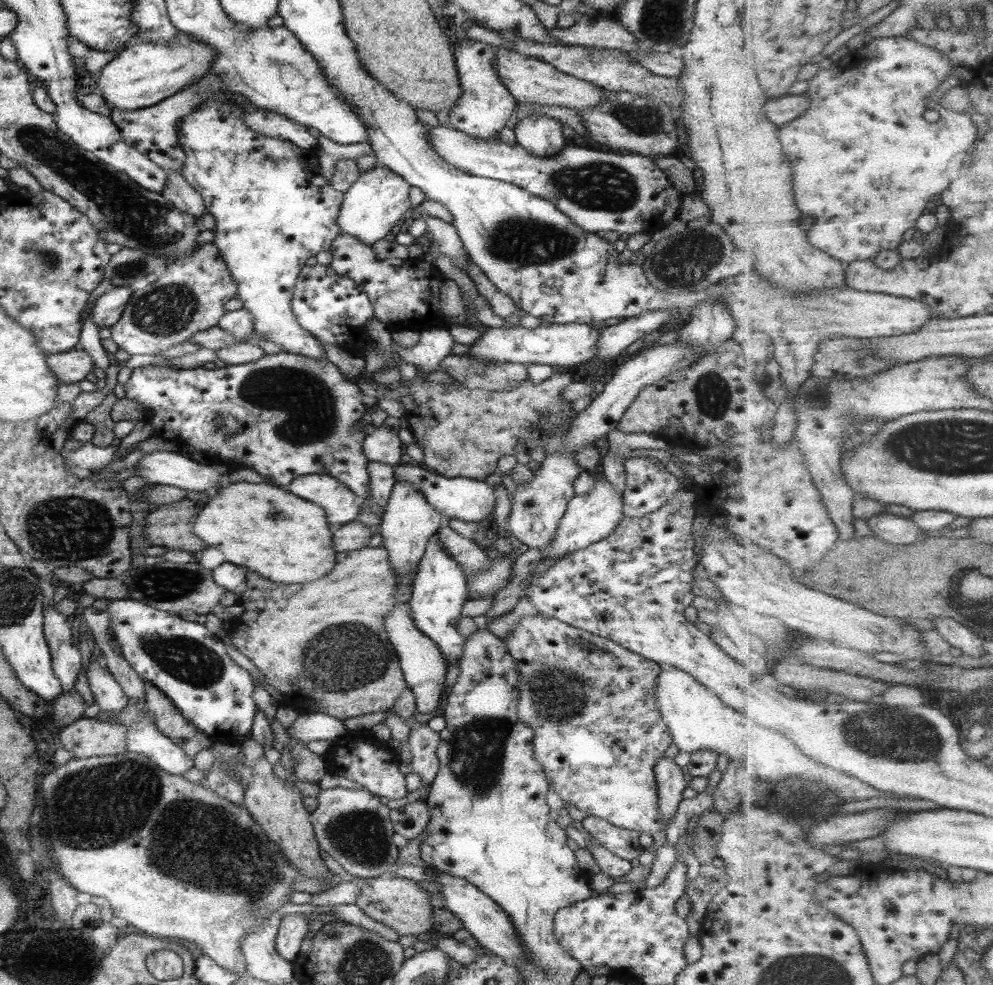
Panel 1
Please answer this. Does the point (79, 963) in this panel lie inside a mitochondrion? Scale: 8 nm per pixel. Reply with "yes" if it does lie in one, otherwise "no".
no

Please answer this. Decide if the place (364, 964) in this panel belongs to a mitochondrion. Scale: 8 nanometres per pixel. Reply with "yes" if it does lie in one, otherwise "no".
yes

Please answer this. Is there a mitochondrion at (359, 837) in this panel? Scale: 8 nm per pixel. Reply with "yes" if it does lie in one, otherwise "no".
yes

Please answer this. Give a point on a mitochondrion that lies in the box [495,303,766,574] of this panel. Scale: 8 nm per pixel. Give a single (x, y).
(711, 392)

